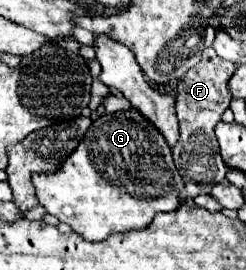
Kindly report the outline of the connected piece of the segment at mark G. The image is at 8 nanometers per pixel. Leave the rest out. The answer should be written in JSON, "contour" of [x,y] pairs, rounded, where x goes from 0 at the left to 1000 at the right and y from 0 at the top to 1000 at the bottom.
{"contour":[[[549,400],[402,430],[256,615],[199,652],[142,644],[134,681],[150,696],[159,756],[199,793],[240,807],[240,822],[272,822],[313,867],[378,896],[435,889],[451,867],[516,852],[589,852],[589,837],[622,822],[630,793],[703,785],[736,763],[728,711],[744,704],[744,659],[728,659],[728,630],[711,630],[679,519]]]}

